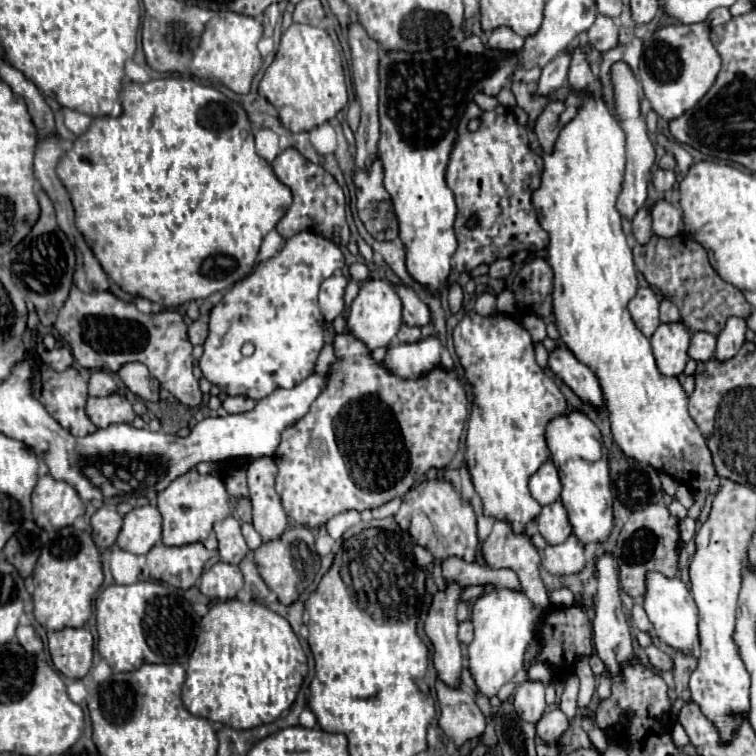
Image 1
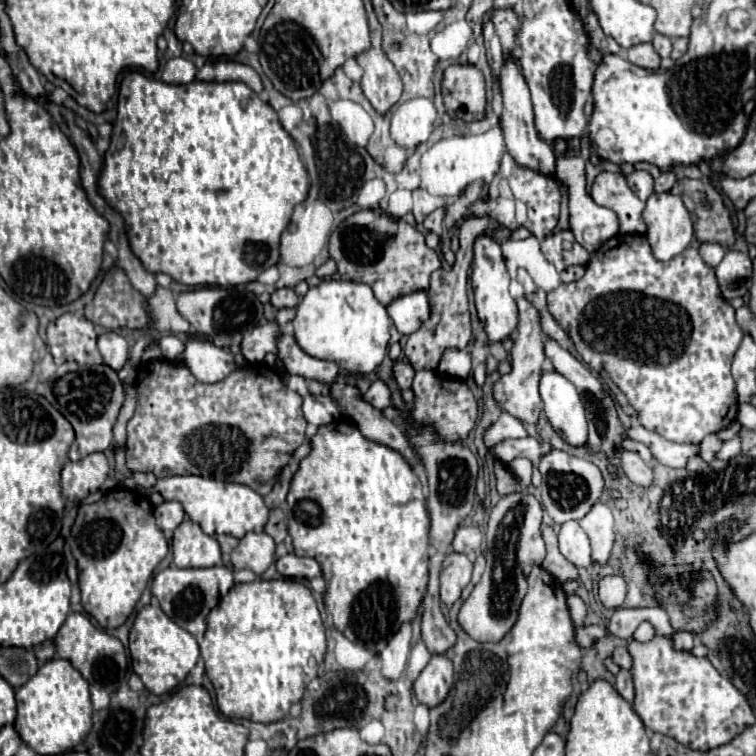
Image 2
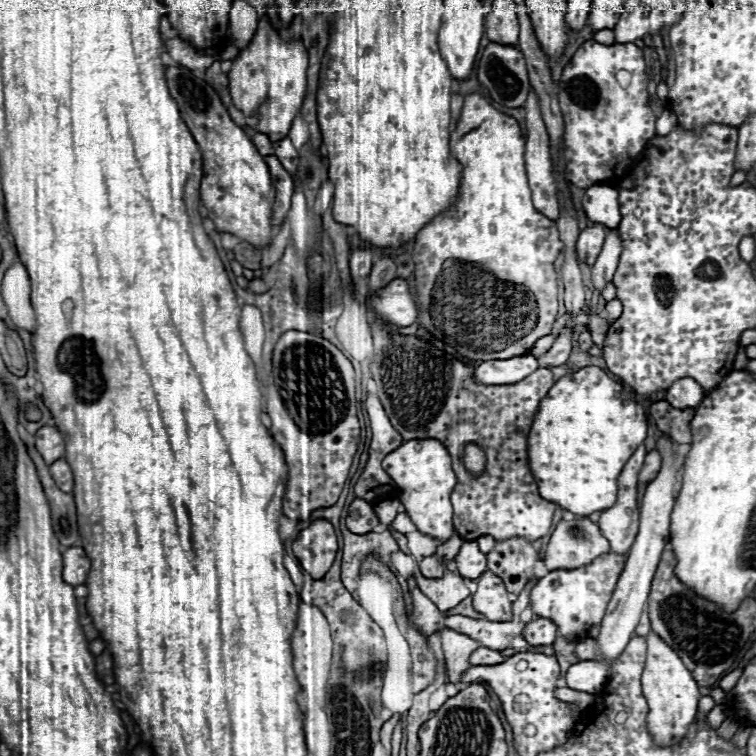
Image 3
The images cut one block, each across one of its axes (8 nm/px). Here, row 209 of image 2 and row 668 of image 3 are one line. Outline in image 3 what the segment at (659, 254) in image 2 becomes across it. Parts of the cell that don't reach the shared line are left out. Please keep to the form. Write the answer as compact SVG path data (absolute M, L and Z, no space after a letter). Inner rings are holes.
M650 630L646 636L648 642L648 658L646 658L646 668L642 674L642 690L648 700L648 716L646 716L646 726L648 732L652 734L652 740L658 746L674 746L684 740L688 734L688 726L694 722L696 712L698 712L698 702L700 702L700 690L692 674L686 670L678 654L658 638Z

